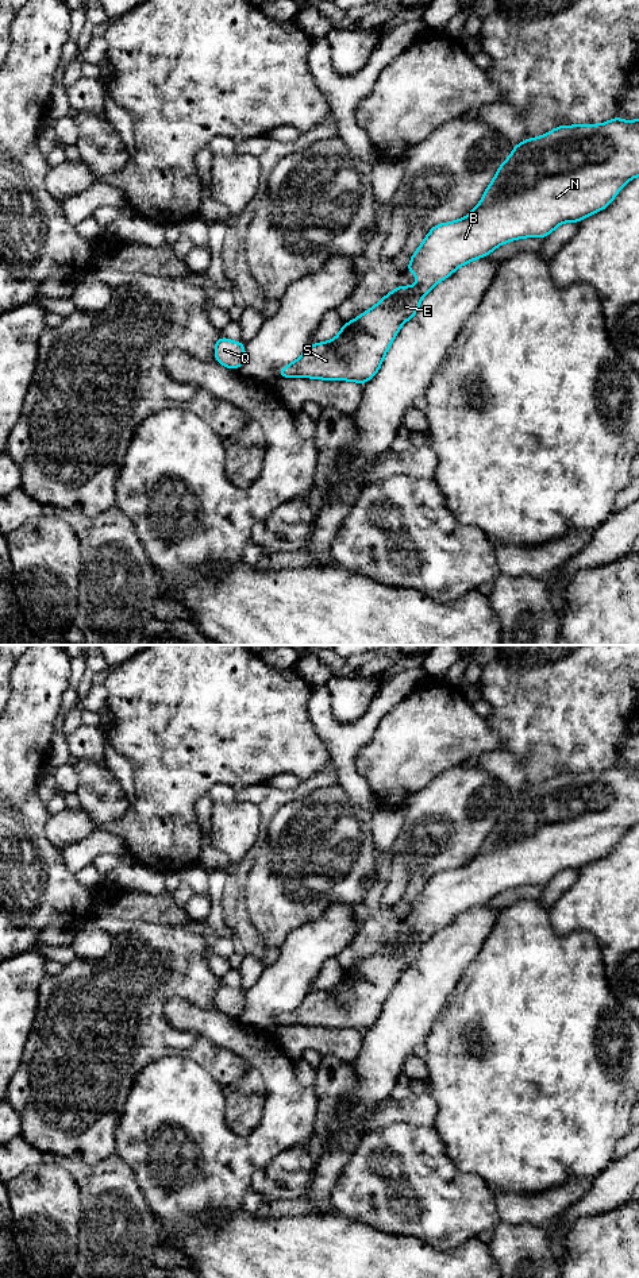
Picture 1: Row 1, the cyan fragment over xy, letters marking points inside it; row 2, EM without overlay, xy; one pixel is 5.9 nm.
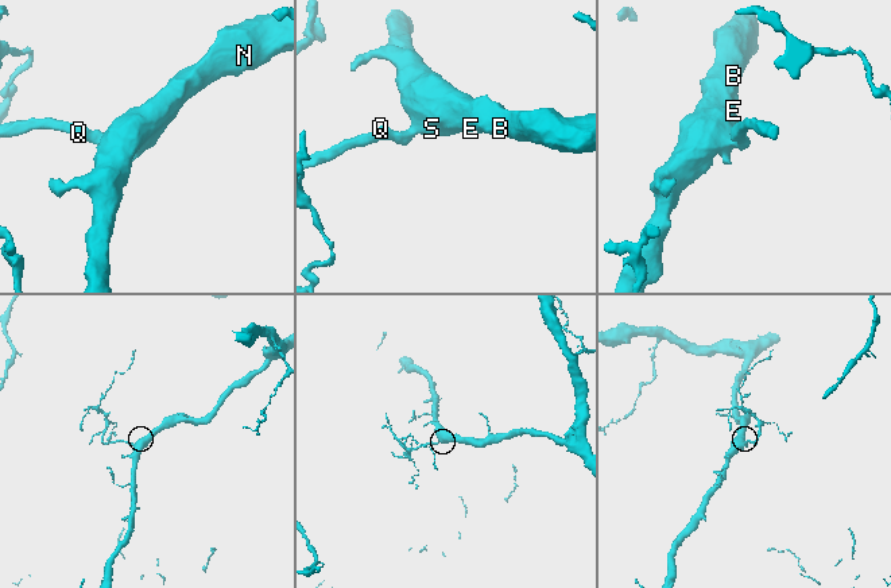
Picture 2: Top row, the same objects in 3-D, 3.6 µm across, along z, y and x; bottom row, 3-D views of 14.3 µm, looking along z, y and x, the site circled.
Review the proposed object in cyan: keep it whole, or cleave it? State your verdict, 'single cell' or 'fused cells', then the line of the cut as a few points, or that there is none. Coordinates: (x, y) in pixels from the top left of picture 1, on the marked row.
single cell | no cut

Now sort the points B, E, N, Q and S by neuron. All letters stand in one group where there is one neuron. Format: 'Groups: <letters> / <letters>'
Groups: B E N Q S

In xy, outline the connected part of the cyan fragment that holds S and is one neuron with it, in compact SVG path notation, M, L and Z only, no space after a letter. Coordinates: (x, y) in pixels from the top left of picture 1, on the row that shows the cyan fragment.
M616 116L603 124L559 126L542 136L530 138L513 146L511 155L499 167L480 204L463 219L432 227L413 252L405 271L417 274L416 286L399 285L377 305L342 325L336 337L309 344L297 360L278 370L278 378L303 377L366 383L378 372L401 325L416 314L421 298L438 282L449 278L462 265L489 255L504 243L520 238L544 239L562 223L580 223L592 213L603 211L613 201L621 186L636 175L639 175L639 119L625 121Z

